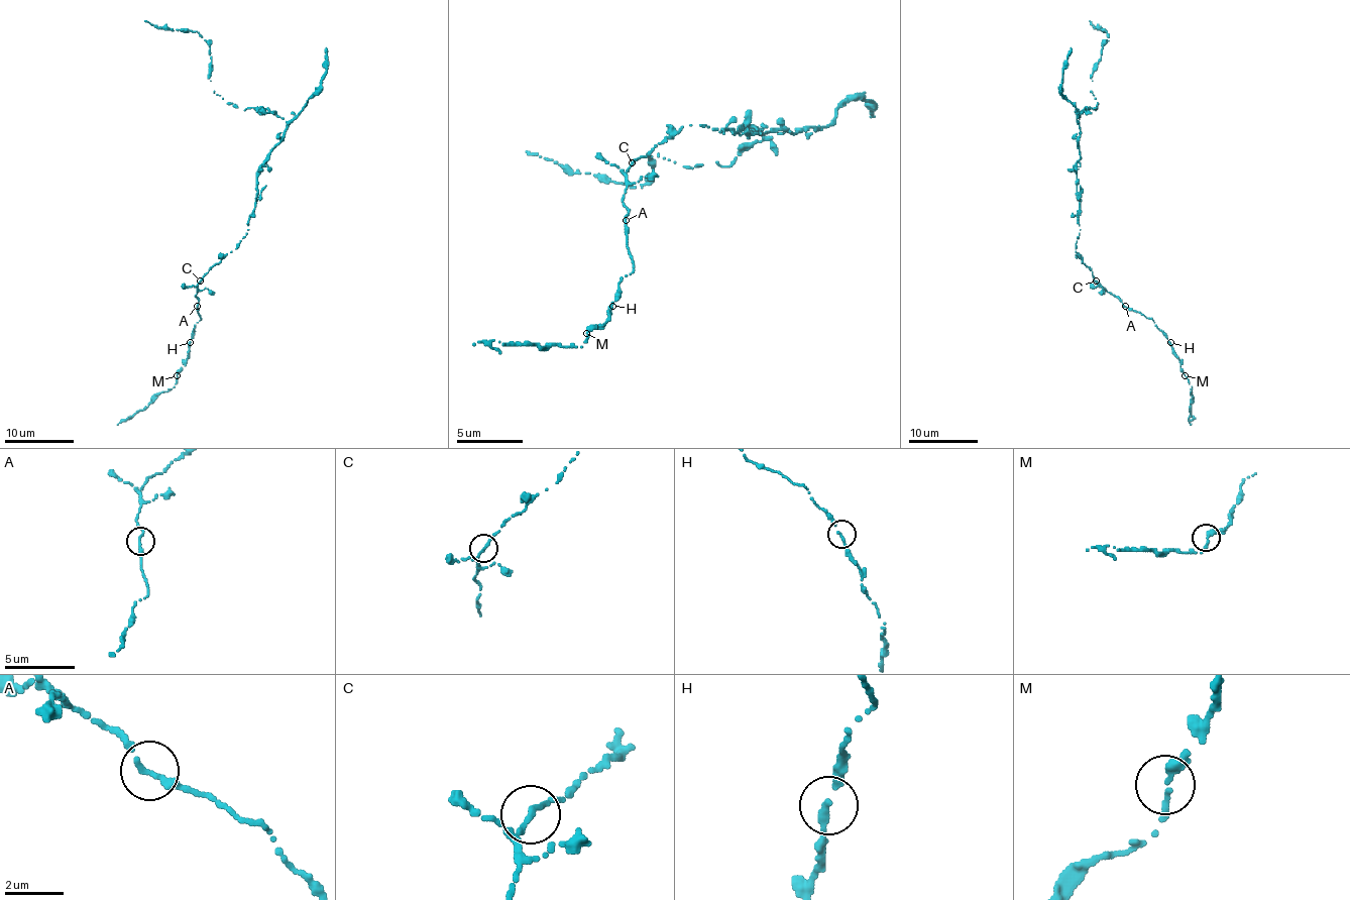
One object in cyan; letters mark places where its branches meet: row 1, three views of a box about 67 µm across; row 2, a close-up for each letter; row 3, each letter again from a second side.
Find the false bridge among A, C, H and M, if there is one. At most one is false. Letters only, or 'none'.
none

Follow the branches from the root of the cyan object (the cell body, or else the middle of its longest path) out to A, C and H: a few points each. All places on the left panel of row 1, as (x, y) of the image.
A: (252, 213), (247, 233), (238, 245), (199, 282), (195, 294), (197, 306)
C: (252, 213), (247, 233), (238, 245), (201, 280)
H: (252, 213), (247, 233), (238, 245), (216, 262), (197, 286), (195, 298), (201, 318), (190, 342)

